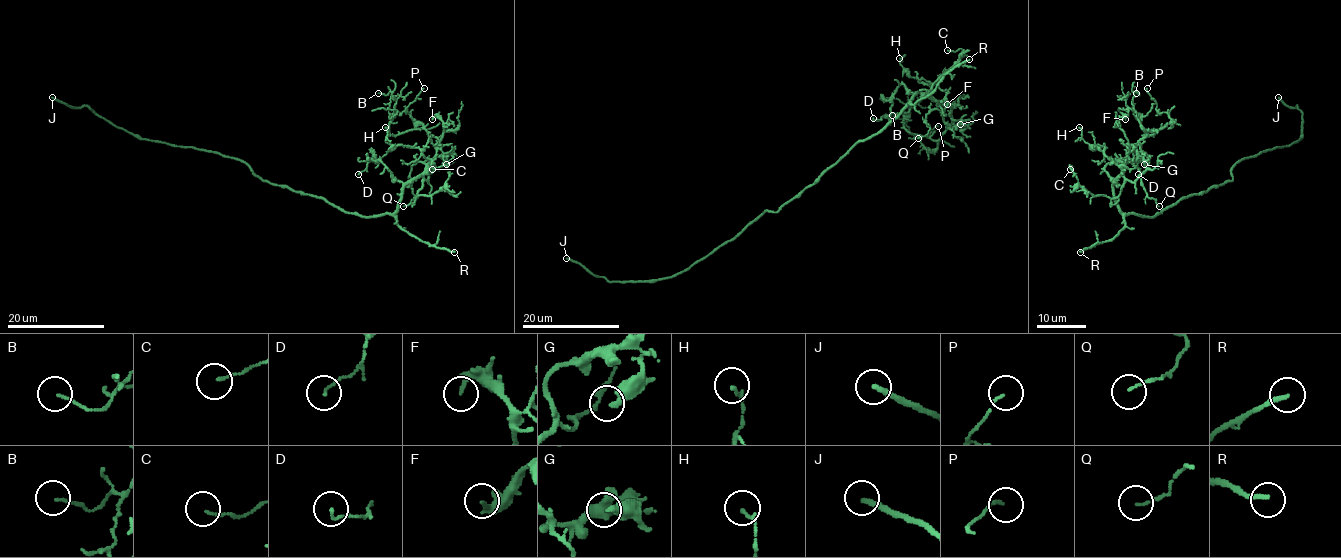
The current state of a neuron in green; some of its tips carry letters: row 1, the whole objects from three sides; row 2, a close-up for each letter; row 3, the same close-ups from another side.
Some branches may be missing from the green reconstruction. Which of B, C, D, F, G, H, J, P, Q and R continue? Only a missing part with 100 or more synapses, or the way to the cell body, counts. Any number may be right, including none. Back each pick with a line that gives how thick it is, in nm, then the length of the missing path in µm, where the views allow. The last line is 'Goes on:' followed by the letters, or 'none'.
J: calibre 240 nm; missing 70 µm
R: calibre 200 nm; missing 35 µm
Goes on: J, R

